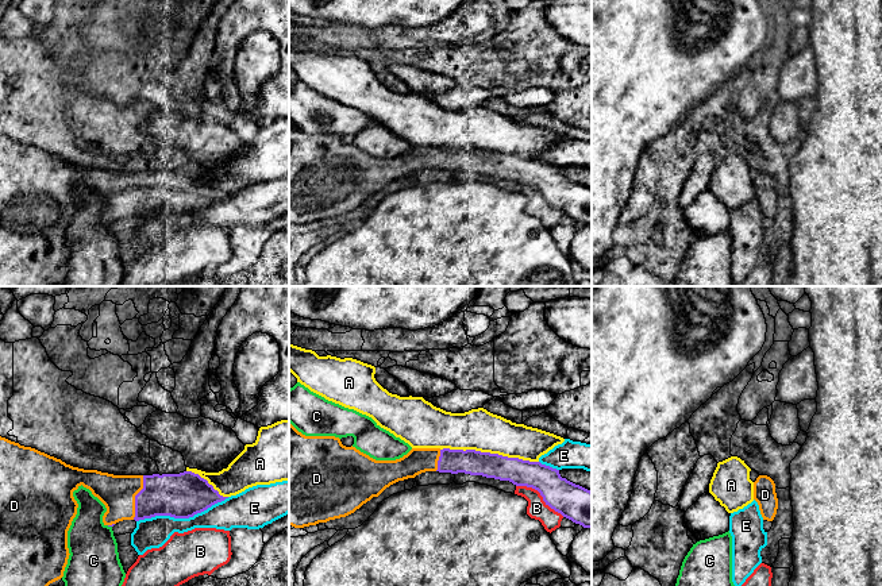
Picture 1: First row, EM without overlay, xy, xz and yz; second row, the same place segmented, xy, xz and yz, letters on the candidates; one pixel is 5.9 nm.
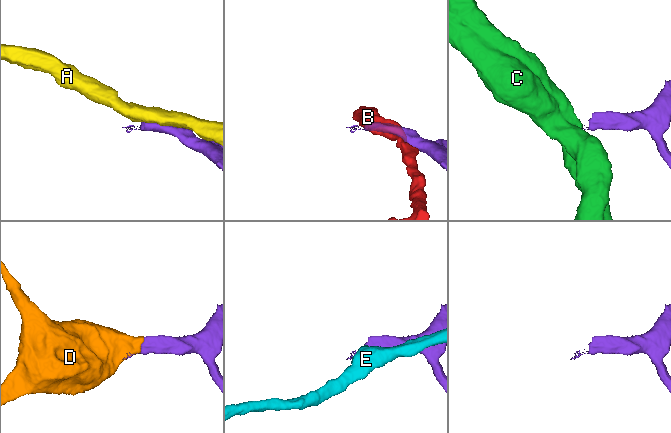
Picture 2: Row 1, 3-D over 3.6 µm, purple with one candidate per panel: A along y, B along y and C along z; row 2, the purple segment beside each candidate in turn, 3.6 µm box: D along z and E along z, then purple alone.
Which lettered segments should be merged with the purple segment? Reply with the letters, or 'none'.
D

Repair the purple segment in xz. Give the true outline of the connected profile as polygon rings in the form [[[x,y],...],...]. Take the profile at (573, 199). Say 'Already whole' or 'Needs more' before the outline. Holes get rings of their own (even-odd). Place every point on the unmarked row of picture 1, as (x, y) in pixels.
Needs more. [[[289,120],[289,223],[304,225],[327,220],[330,217],[346,215],[359,207],[373,194],[378,194],[390,182],[415,176],[425,169],[439,170],[465,170],[470,173],[482,173],[500,178],[509,178],[516,184],[527,184],[538,188],[546,203],[563,215],[571,217],[583,225],[592,225],[592,189],[562,176],[559,167],[542,162],[540,159],[529,159],[519,155],[508,155],[498,151],[481,150],[475,147],[450,147],[450,146],[412,146],[407,153],[396,158],[375,158],[361,150],[355,144],[346,144],[339,135],[335,134],[305,134]]]

